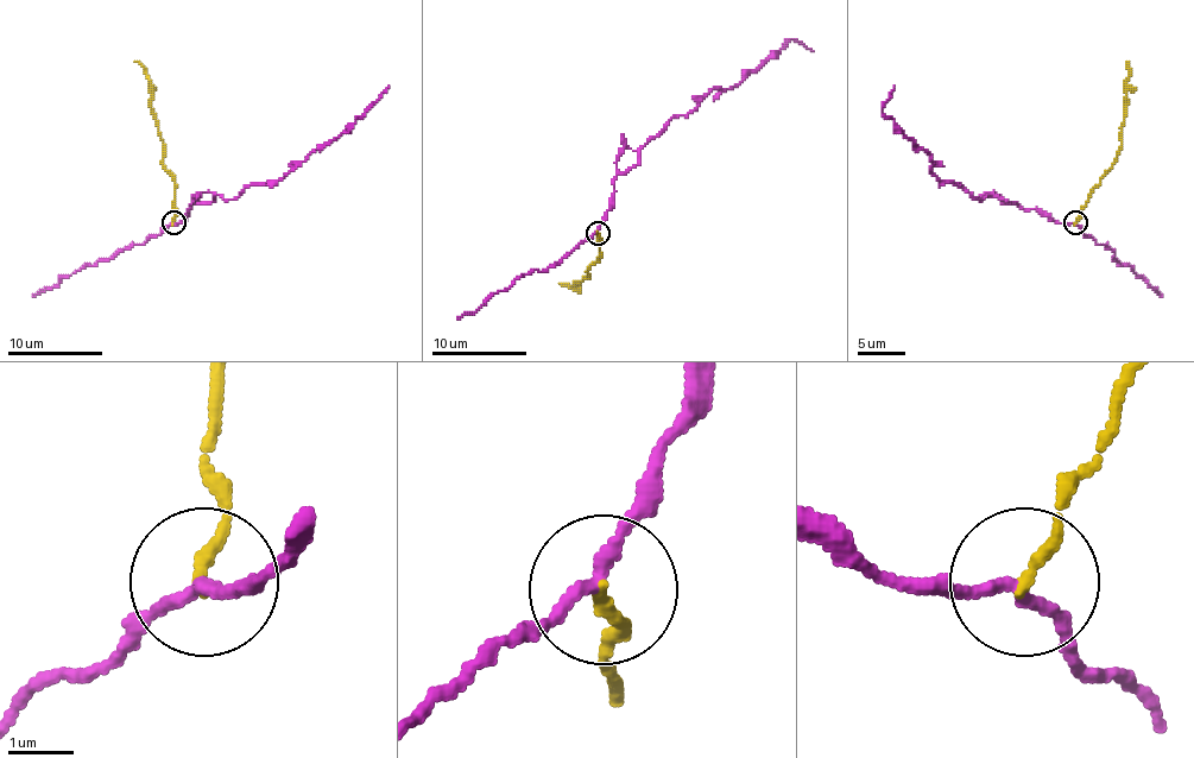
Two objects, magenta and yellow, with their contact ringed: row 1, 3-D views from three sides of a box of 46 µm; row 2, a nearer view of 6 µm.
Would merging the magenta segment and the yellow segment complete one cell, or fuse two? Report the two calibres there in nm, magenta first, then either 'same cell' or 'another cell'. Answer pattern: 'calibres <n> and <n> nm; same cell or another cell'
calibres 180 and 180 nm; another cell

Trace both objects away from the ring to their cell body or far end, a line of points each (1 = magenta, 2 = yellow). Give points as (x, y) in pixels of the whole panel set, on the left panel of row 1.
1: (172, 222), (218, 194), (234, 199), (248, 184), (277, 182), (339, 138), (389, 86)
2: (172, 222), (175, 178), (163, 166), (163, 145), (151, 107), (151, 81), (134, 62)

